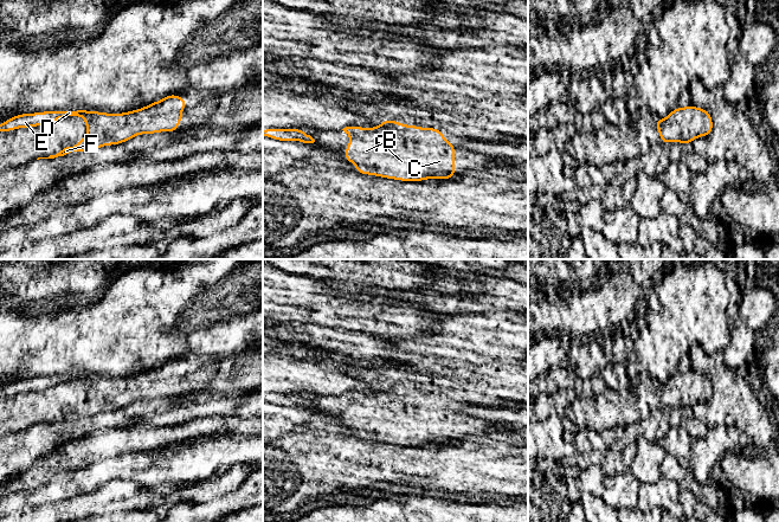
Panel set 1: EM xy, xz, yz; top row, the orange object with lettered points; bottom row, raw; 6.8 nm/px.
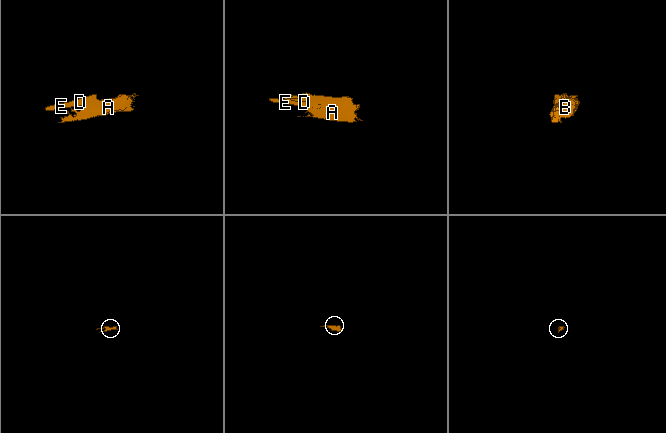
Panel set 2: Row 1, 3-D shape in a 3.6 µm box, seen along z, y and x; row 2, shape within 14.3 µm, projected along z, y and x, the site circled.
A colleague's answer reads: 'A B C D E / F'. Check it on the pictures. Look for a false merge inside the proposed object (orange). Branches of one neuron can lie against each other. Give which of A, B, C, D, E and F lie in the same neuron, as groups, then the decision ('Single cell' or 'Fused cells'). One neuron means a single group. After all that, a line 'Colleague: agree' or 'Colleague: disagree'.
Groups: A B C D E F. Single cell
Colleague: disagree

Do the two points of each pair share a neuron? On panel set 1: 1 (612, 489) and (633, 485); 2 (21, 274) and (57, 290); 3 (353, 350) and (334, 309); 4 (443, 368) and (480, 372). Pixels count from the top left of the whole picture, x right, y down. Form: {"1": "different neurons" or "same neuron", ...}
{"1": "same neuron", "2": "same neuron", "3": "different neurons", "4": "same neuron"}

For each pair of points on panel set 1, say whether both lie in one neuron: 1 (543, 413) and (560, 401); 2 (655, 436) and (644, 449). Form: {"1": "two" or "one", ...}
{"1": "one", "2": "two"}

